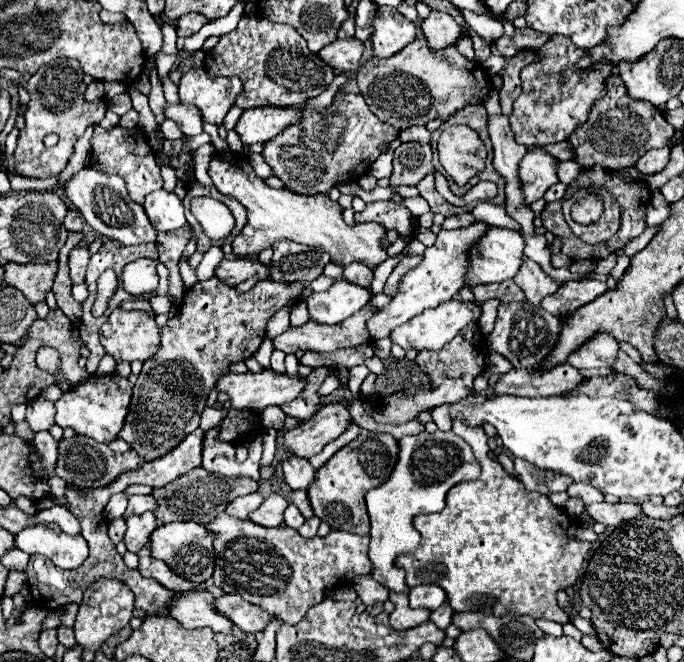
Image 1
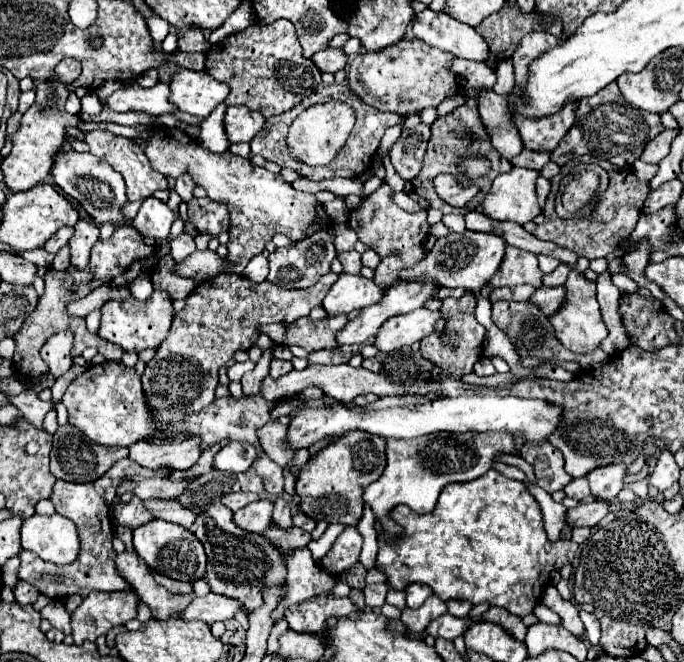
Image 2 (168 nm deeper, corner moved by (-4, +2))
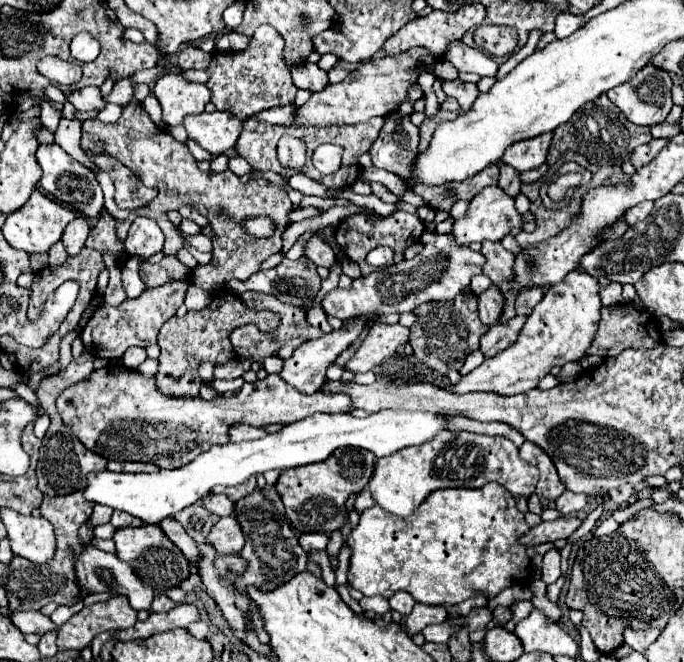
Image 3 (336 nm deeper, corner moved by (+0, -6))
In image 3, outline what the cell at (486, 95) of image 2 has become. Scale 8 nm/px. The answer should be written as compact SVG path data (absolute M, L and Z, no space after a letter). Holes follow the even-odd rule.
M454 80L454 82L444 82L444 94L446 96L454 96L462 108L462 112L468 112L470 106L474 104L476 96L480 94L476 84L466 84L462 80Z

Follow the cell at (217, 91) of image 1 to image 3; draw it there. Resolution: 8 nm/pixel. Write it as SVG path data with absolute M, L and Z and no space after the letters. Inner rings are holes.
M164 74L154 86L154 96L162 106L162 118L168 126L182 124L188 114L202 114L212 92L206 84L194 84L180 74Z

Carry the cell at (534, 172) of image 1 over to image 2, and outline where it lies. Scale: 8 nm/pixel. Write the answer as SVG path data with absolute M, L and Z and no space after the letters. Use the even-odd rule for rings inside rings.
M512 168L506 174L500 174L492 180L492 188L486 192L482 200L482 214L498 220L498 222L516 222L516 224L526 224L534 220L540 214L540 206L536 202L536 192L534 192L534 182L540 174L536 170L528 168Z

